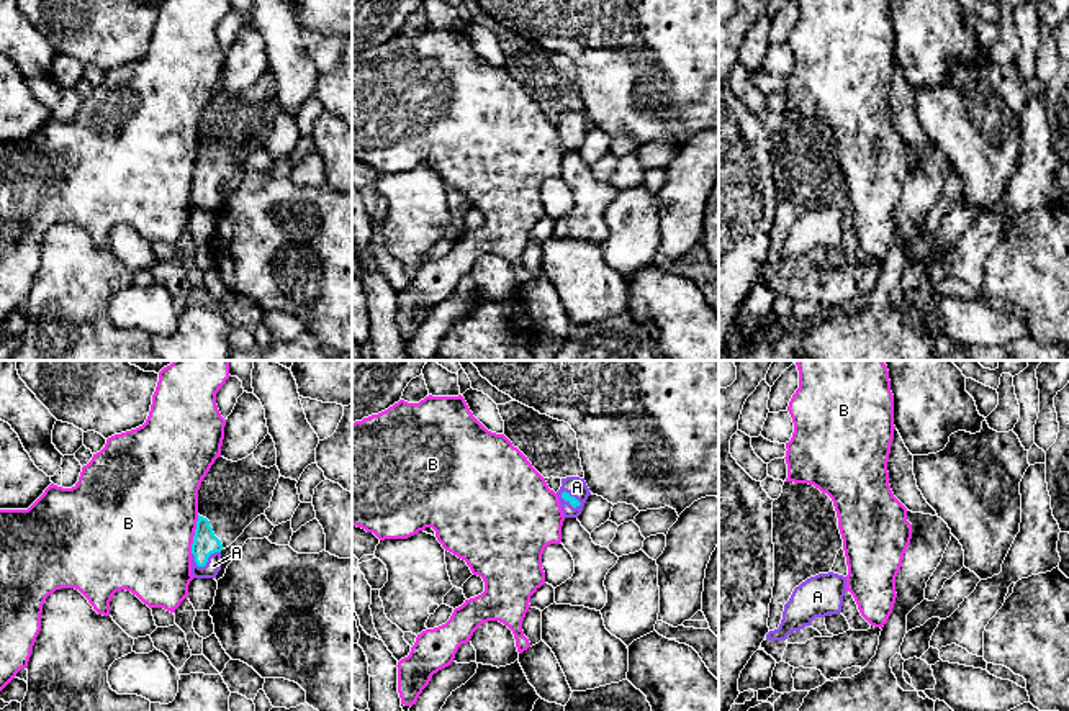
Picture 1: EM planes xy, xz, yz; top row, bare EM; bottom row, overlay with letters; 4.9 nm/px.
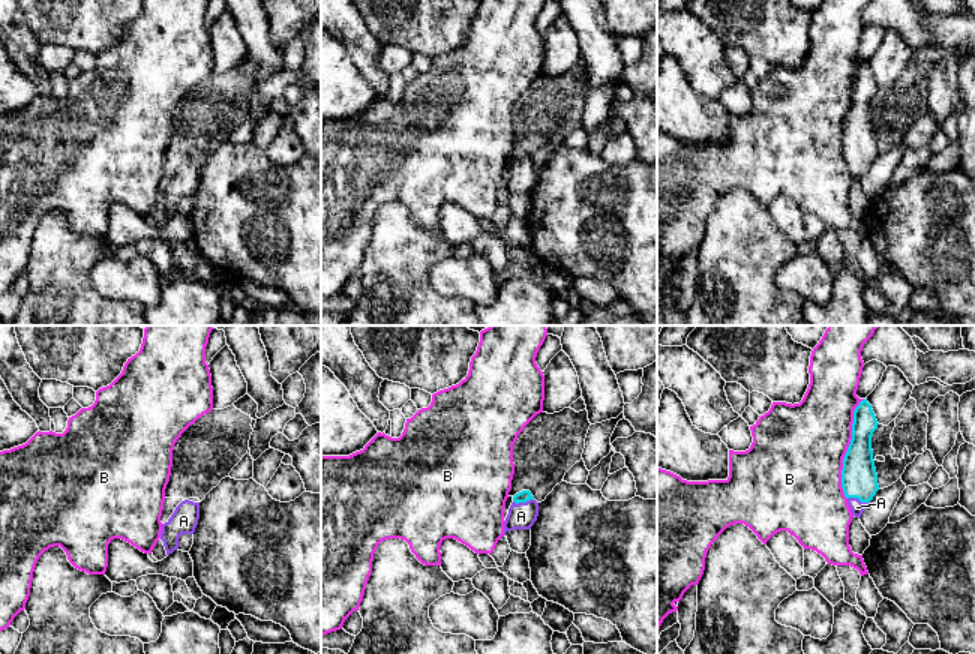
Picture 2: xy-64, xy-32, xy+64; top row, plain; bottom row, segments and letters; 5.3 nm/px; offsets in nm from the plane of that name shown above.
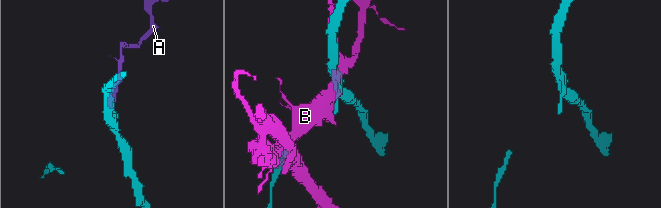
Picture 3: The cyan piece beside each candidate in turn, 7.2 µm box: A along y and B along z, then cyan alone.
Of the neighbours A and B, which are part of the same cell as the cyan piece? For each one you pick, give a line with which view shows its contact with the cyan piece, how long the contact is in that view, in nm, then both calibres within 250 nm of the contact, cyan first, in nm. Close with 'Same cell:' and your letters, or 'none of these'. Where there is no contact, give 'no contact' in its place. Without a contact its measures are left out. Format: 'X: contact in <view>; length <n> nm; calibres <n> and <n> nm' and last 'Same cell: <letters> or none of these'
A: contact in xy; length 140 nm; calibres 120 and 80 nm
Same cell: A

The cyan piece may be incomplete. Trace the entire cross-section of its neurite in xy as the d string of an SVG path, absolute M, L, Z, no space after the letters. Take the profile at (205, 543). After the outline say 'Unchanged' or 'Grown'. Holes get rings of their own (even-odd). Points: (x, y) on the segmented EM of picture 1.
M198 514L192 544L192 575L193 578L216 578L221 570L223 544L214 536L210 521Z. Grown

